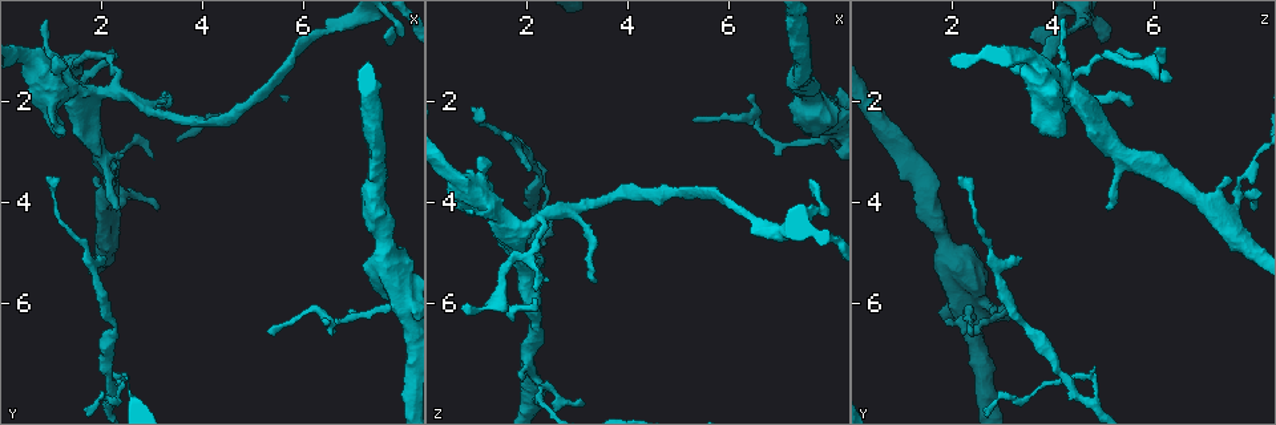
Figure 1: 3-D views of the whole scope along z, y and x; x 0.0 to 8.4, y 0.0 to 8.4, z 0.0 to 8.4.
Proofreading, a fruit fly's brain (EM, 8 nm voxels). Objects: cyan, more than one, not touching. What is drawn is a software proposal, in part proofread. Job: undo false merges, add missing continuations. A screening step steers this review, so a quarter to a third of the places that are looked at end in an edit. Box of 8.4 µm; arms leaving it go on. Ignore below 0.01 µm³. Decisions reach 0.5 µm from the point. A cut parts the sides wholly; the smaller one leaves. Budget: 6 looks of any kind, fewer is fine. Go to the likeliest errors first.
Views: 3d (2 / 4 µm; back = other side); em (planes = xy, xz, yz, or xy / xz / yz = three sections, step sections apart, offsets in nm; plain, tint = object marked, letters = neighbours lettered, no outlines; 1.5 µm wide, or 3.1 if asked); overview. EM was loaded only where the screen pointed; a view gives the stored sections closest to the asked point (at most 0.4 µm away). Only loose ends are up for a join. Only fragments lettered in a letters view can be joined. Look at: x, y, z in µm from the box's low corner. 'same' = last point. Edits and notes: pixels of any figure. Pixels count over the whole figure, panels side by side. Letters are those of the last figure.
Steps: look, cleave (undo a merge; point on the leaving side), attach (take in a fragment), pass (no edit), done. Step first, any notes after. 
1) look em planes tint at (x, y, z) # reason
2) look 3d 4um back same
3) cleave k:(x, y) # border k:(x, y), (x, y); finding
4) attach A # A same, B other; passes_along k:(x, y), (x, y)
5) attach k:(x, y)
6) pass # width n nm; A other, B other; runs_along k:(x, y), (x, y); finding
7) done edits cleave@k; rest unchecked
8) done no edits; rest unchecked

look em planes letters at (0.75, 0.95, 6.05) # tapers out

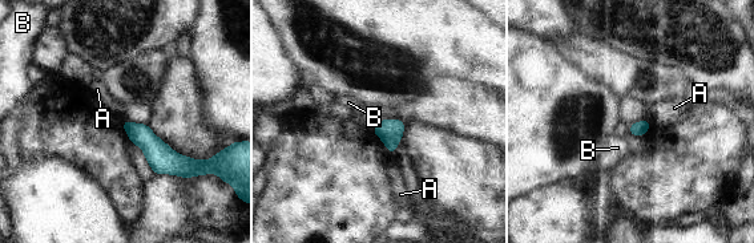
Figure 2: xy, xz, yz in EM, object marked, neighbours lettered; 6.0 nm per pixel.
pass # width 90 nm; A other, B other; runs_along 2:(126, 125), (166, 161), (190, 165); no lettered fragment goes on from it

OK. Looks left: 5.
look 3d 4um back at (6.60, 6.55, 2.40) # sharp bend

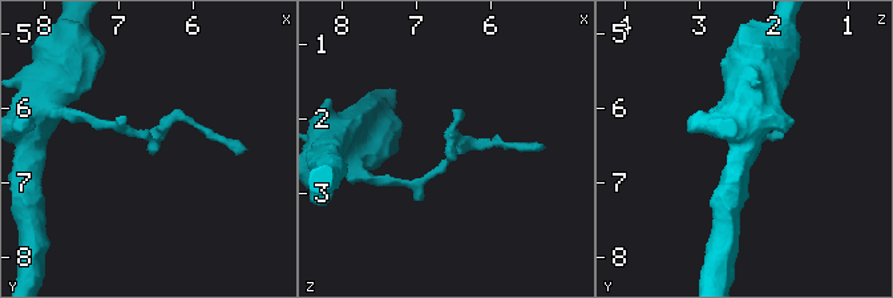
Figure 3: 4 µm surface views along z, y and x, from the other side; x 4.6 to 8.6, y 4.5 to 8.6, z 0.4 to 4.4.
look em planes plain at (6.55, 6.55, 2.40)

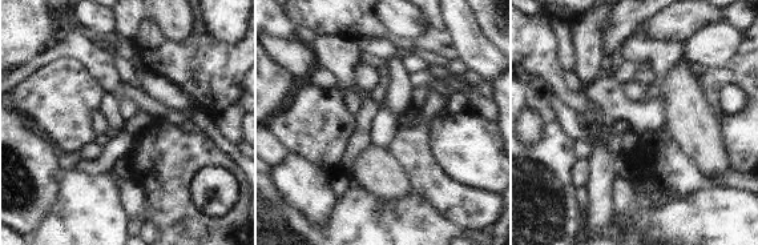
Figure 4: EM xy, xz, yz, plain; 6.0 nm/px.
look em planes letters same # what lies round it

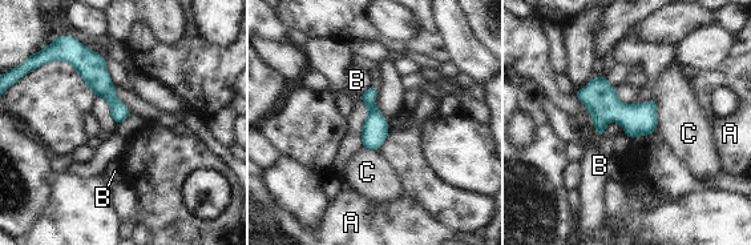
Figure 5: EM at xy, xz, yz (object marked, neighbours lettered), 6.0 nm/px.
pass # longest_contact C 190 nm; A other, B other, C other; continuous, no second neuron

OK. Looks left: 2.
look em xy step 4 tint at (2.30, 3.50, 7.75) # thin neck

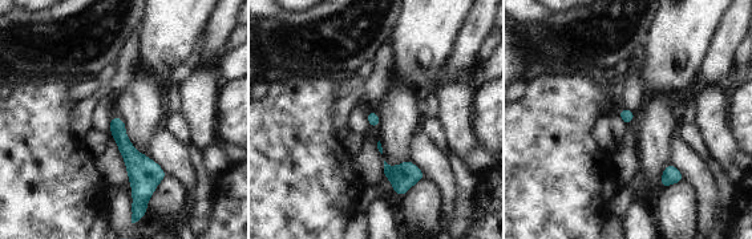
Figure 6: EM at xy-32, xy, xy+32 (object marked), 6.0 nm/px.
look em planes letters same

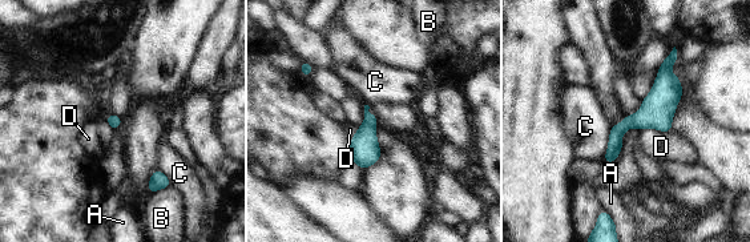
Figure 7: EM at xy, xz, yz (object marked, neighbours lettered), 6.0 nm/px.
pass # A other, B other, C other, D other; border 7:(641, 128), (670, 130); one neuron here

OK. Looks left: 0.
done no edits; rest unchecked

